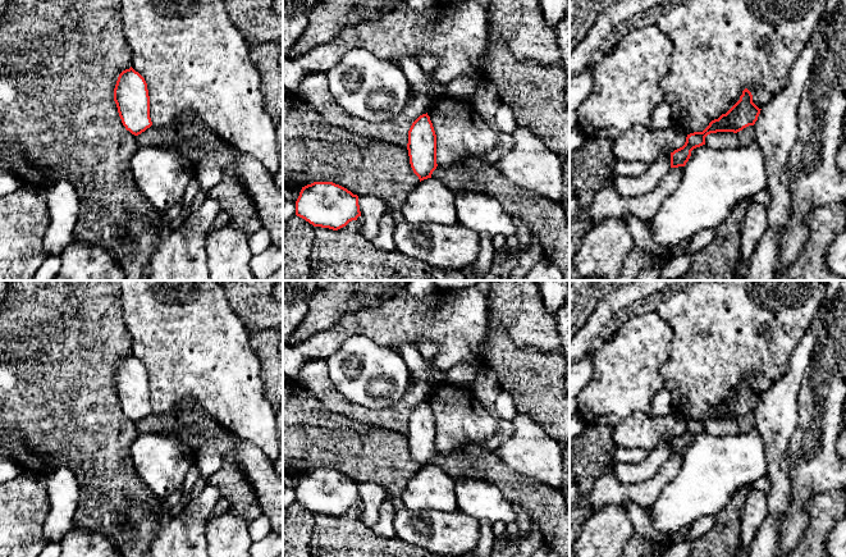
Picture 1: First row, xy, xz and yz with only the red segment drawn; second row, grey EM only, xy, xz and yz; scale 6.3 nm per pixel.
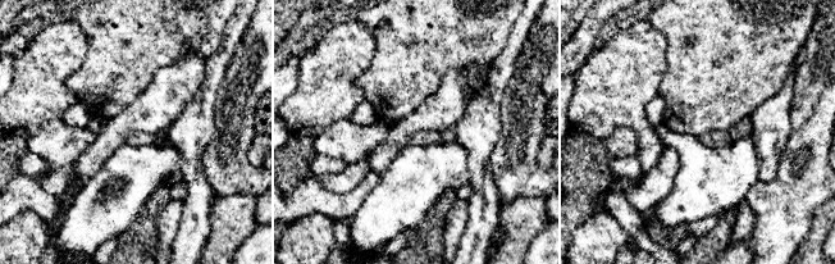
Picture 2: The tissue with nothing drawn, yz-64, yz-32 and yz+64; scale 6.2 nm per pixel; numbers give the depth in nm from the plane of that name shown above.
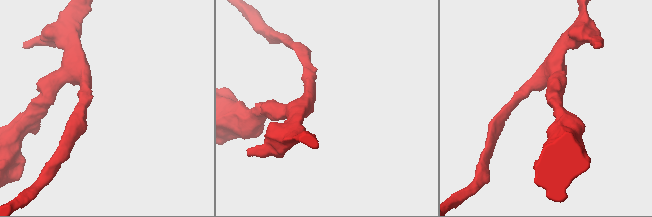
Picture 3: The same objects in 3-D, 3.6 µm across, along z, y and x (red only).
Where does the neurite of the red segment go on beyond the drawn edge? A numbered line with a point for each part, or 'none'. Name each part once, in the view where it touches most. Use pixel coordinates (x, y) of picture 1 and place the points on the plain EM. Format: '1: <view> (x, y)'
none

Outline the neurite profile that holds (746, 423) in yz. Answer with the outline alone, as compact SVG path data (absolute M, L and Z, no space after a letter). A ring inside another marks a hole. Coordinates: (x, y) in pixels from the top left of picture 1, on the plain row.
M749 412L744 415L742 417L737 419L736 421L740 426L741 433L749 433L755 429L754 412Z

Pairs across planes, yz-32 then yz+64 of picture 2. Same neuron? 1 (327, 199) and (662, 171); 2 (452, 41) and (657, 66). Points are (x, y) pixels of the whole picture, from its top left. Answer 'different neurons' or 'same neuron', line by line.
1: same neuron
2: different neurons

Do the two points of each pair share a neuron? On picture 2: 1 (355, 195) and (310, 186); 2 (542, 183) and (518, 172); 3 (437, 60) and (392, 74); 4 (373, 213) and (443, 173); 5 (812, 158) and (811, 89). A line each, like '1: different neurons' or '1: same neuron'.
1: same neuron
2: same neuron
3: same neuron
4: same neuron
5: same neuron

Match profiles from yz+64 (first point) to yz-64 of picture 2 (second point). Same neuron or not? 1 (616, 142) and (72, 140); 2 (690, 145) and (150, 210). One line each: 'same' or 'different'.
1: same
2: different

